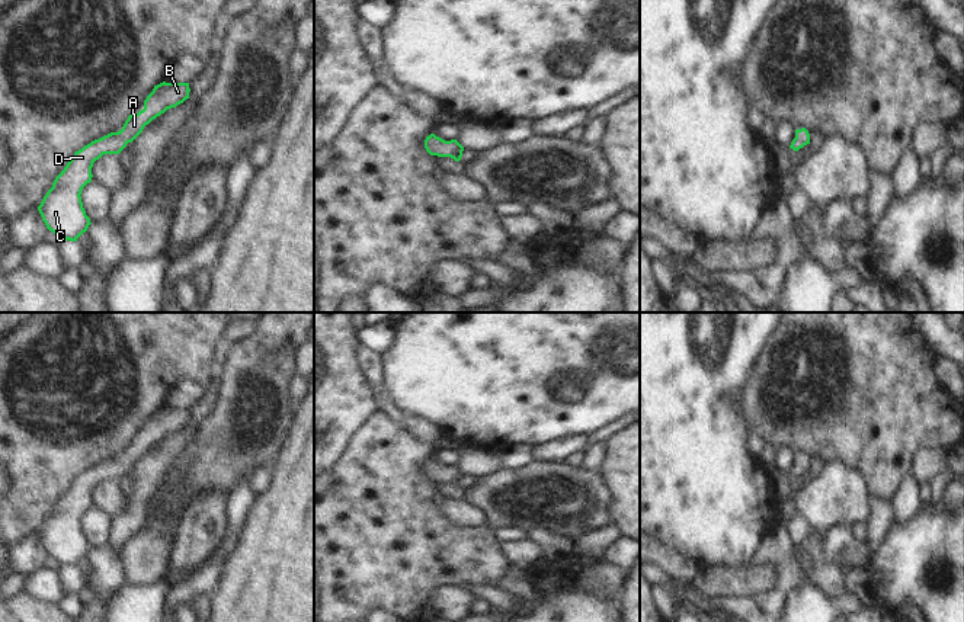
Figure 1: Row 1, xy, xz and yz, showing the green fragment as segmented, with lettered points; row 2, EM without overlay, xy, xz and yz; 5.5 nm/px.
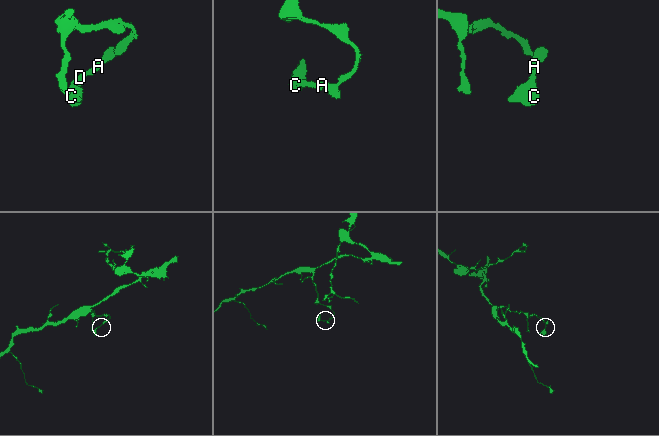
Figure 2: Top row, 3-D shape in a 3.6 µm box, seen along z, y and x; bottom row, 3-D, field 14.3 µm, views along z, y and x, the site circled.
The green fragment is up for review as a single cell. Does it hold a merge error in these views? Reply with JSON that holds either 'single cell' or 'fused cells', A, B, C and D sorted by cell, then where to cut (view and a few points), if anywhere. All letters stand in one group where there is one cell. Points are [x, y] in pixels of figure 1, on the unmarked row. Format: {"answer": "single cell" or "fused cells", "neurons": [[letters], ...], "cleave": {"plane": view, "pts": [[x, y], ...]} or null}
{"answer": "single cell", "neurons": [["A", "B", "C", "D"]], "cleave": null}

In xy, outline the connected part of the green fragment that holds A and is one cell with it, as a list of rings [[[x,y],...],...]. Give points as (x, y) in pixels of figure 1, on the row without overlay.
[[[163,407],[154,411],[144,426],[144,435],[131,439],[121,456],[111,458],[76,477],[38,532],[47,554],[61,567],[77,567],[92,549],[80,520],[92,507],[93,488],[103,480],[119,480],[153,445],[189,424],[189,417],[189,408]]]

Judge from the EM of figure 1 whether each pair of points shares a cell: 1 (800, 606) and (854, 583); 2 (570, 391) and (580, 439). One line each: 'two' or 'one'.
1: two
2: two

